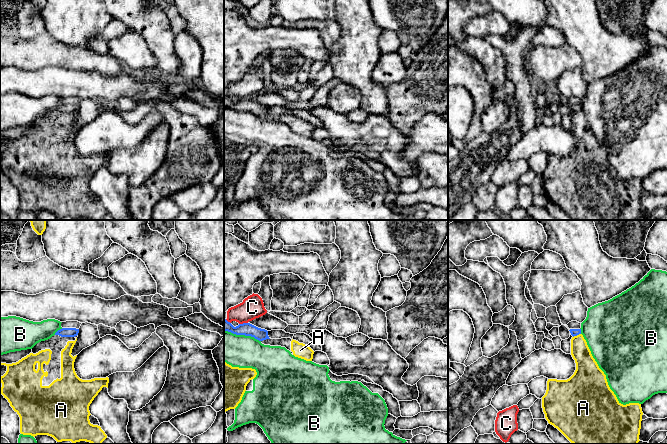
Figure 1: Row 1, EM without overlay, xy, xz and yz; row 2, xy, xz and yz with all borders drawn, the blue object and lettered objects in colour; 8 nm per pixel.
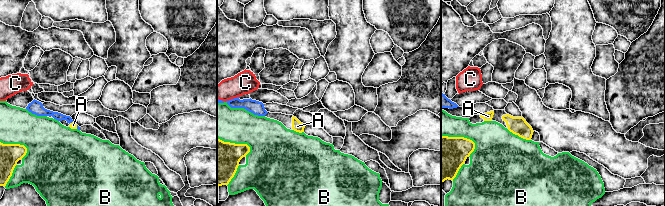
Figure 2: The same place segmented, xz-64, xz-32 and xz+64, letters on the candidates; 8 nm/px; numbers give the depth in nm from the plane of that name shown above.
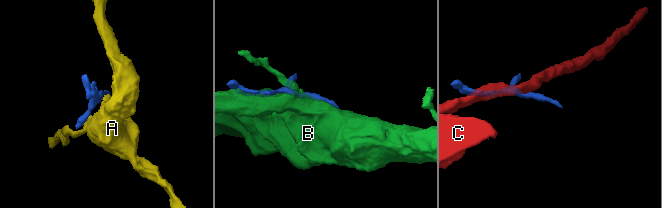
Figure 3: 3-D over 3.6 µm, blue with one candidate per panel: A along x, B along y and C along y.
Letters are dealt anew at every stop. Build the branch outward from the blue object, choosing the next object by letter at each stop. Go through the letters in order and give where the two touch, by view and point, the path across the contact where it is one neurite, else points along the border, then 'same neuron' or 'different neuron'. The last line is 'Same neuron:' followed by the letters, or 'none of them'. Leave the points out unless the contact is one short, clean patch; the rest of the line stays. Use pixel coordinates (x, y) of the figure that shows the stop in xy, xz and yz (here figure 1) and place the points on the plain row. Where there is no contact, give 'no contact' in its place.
A: contact yz (576, 111); way yz (574, 108), (576, 111), (579, 126), (585, 139); same neuron
B: contact xz (242, 110); different neuron
C: contact xz (243, 99); border xz (247, 98), (239, 100); different neuron
Same neuron: A

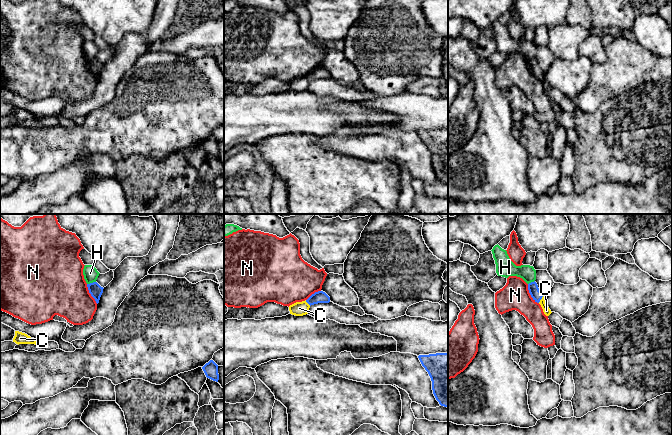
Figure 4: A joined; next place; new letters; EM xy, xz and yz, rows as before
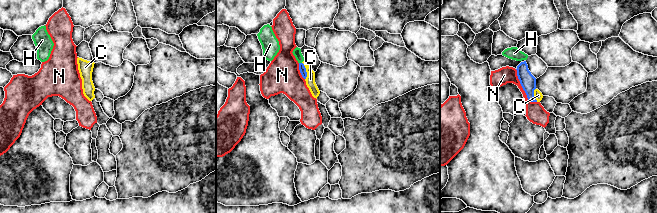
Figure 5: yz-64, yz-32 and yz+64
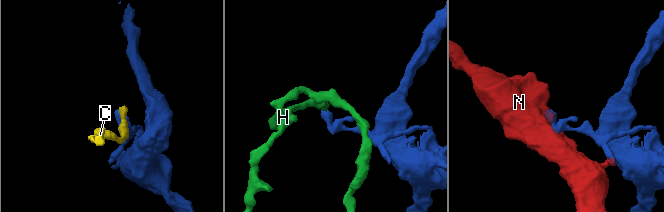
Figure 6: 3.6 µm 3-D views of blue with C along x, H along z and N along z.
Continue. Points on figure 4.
C: contact yz (541, 74); border yz (543, 72), (538, 78); different neuron
H: contact xy (91, 59); border xy (95, 57), (87, 60); different neuron
N: contact yz (530, 70); different neuron
Same neuron: none of them

